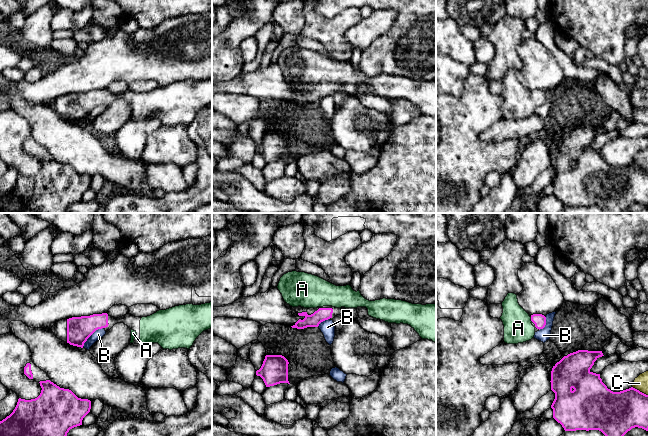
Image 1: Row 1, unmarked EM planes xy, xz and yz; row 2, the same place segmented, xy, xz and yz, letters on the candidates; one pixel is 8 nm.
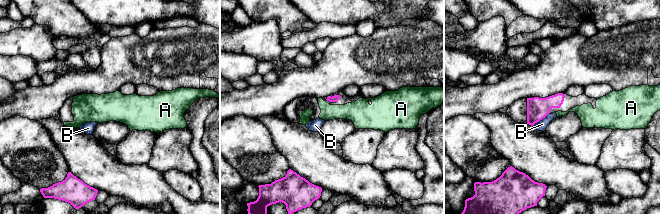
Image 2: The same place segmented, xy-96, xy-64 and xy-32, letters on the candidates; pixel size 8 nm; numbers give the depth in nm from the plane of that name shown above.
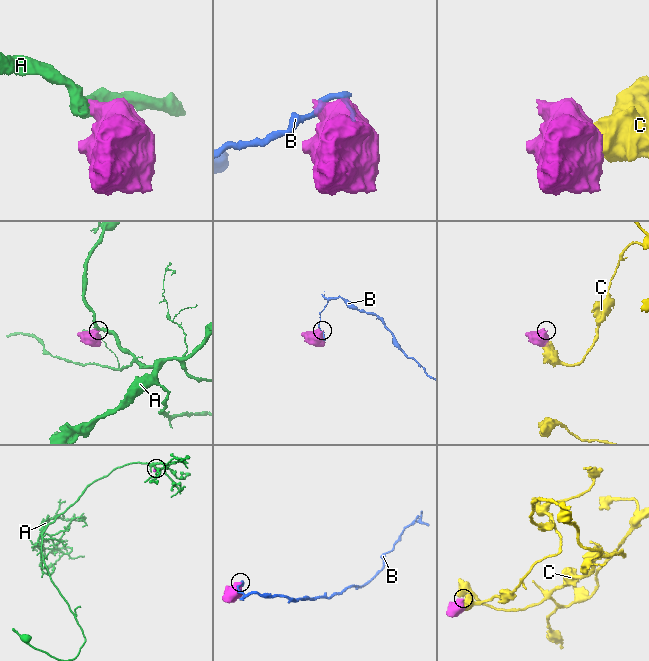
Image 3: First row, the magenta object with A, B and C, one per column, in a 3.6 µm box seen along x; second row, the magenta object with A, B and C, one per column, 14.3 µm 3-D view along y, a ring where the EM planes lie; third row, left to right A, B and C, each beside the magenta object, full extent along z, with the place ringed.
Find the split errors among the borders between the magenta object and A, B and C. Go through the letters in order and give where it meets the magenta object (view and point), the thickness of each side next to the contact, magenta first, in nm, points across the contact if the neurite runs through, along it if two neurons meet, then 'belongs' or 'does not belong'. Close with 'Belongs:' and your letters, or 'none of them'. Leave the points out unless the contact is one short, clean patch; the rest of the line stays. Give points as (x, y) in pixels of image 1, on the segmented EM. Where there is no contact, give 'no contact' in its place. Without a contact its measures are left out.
A: contact yz (531, 319); calibres 100 and 220 nm; way yz (539, 320), (531, 319), (518, 328); belongs
B: contact xy (91, 334); calibres 200 and 80 nm; border xy (103, 327), (96, 330), (82, 347); does not belong
C: contact yz (639, 391); calibres 340 and 120 nm; does not belong
Belongs: A

